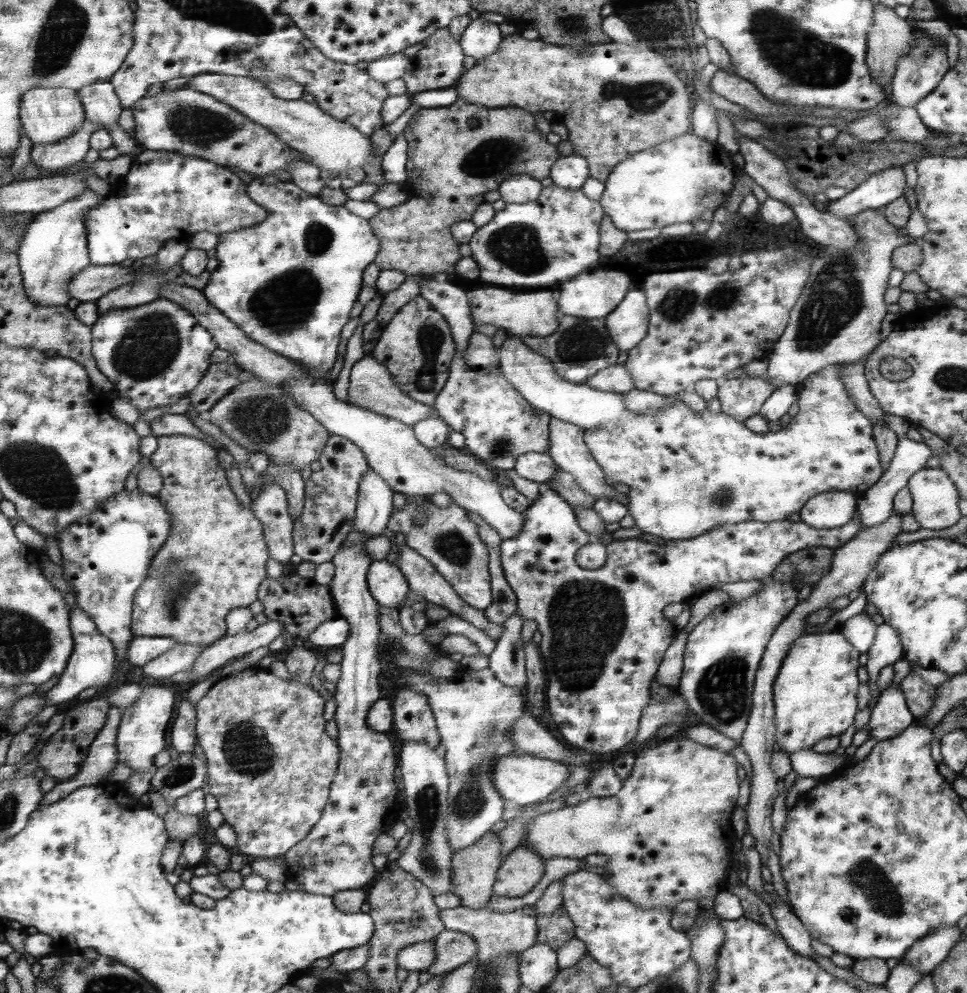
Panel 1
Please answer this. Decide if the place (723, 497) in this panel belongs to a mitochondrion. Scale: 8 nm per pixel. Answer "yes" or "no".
yes

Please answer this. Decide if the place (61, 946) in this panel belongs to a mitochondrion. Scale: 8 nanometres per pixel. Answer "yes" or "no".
no

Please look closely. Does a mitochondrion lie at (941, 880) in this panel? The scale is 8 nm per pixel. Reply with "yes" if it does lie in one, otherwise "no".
no

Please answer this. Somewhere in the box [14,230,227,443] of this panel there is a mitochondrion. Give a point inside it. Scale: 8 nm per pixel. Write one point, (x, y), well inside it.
(147, 350)

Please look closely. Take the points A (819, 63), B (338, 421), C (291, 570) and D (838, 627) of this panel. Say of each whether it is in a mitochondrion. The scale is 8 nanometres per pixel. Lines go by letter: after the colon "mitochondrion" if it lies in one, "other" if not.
A: mitochondrion
B: other
C: other
D: other

